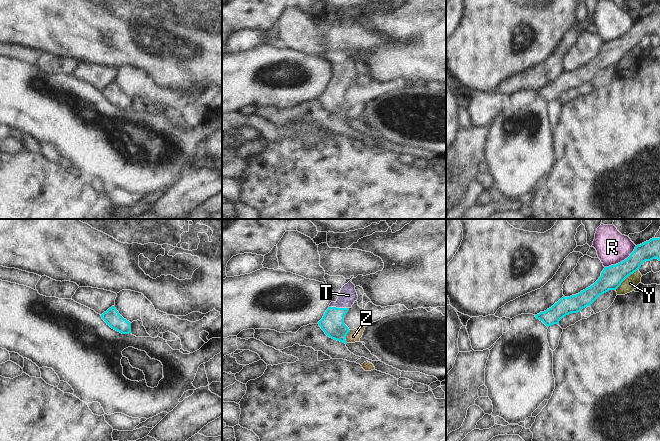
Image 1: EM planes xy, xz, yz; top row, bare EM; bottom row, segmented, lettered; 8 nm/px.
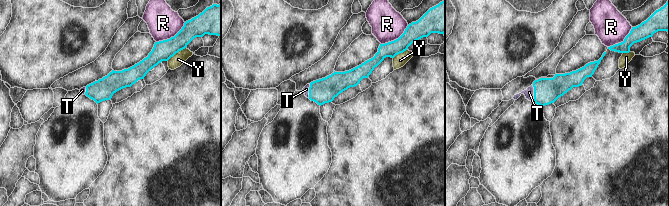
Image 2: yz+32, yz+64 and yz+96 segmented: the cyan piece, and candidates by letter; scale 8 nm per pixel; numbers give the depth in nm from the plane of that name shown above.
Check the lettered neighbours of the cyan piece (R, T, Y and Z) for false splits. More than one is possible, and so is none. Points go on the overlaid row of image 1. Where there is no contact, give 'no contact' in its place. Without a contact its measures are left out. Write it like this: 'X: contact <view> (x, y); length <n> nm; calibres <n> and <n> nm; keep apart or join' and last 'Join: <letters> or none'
R: contact yz (622, 261); length 300 nm; calibres 180 and 260 nm; keep apart
T: contact xz (339, 308); length 160 nm; calibres 190 and 140 nm; join
Y: contact yz (625, 278); length 260 nm; calibres 180 and 110 nm; keep apart
Z: contact xz (346, 335); length 110 nm; calibres 190 and 100 nm; keep apart
Join: T

